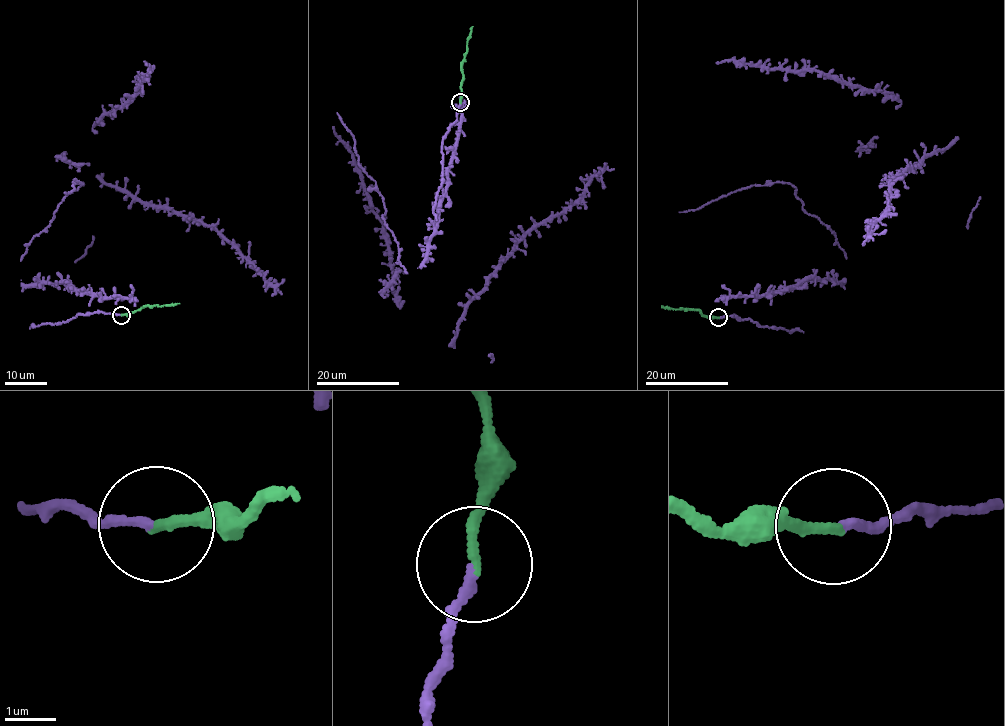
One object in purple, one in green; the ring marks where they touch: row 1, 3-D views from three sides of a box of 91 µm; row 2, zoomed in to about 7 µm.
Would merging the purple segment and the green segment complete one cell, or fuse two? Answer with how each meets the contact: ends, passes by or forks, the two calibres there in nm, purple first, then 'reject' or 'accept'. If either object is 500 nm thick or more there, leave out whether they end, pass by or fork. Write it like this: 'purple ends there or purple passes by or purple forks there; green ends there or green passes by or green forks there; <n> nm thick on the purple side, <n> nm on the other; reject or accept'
purple ends there; green ends there; 160 nm thick on the purple side, 200 nm on the other; accept

